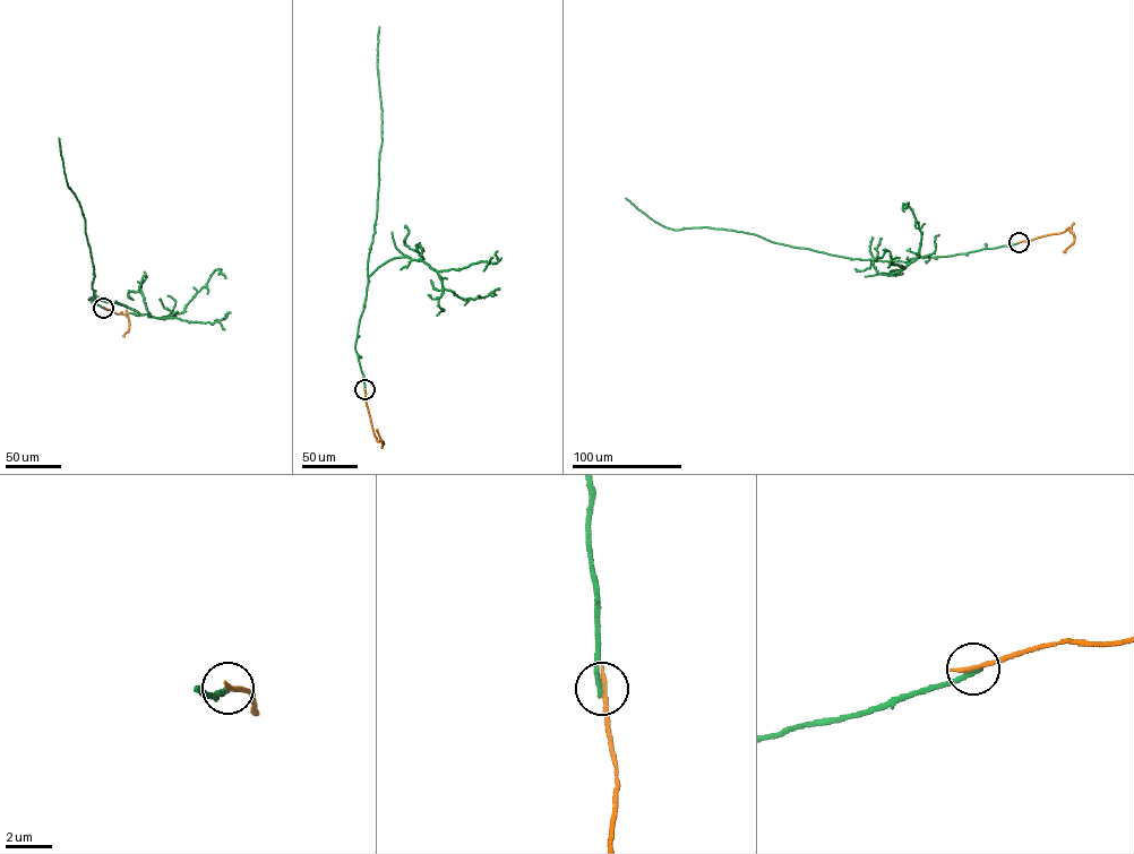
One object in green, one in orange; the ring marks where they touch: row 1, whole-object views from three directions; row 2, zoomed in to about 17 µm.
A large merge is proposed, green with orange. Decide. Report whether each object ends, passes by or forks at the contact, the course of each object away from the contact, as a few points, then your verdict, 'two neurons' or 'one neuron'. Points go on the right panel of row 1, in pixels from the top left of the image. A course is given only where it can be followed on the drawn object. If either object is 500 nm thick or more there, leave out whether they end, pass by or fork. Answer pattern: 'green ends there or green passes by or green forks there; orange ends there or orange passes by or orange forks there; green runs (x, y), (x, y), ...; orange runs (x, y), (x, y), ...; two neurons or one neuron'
green ends there; orange ends there; green runs (1019, 242), (907, 261), (851, 259), (741, 232), (705, 226), (673, 230), (626, 198); orange runs (1019, 242), (1067, 229), (1074, 239), (1064, 251); two neurons

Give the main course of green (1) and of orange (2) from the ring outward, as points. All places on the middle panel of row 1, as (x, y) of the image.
1: (364, 389), (354, 345), (366, 300), (368, 259), (377, 212), (381, 140), (377, 69), (379, 27)
2: (364, 389), (374, 433), (383, 443), (377, 429)

